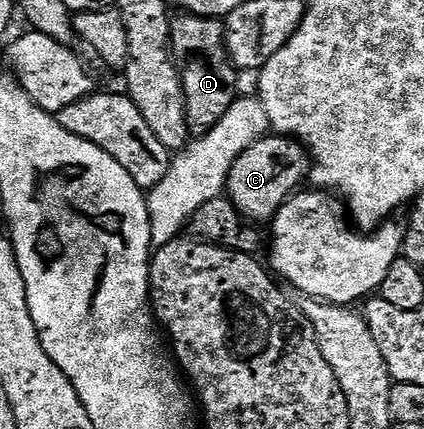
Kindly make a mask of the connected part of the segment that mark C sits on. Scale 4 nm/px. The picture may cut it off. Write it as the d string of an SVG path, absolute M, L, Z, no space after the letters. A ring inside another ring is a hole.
M267 134L248 146L248 150L236 158L226 176L224 192L234 209L250 222L273 220L280 206L299 191L298 183L307 179L308 168L305 163L302 165L301 155L303 153L295 141L277 134Z

